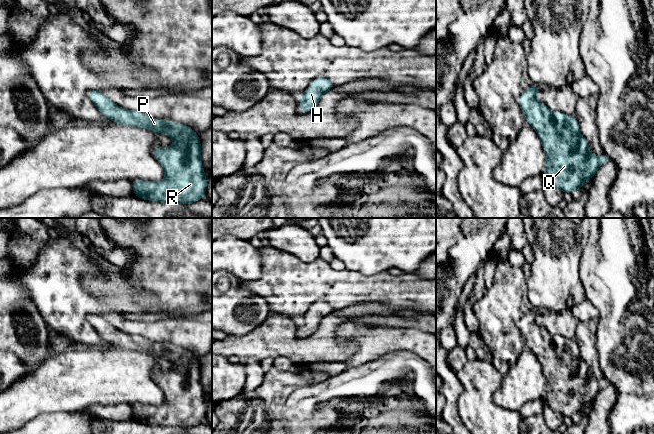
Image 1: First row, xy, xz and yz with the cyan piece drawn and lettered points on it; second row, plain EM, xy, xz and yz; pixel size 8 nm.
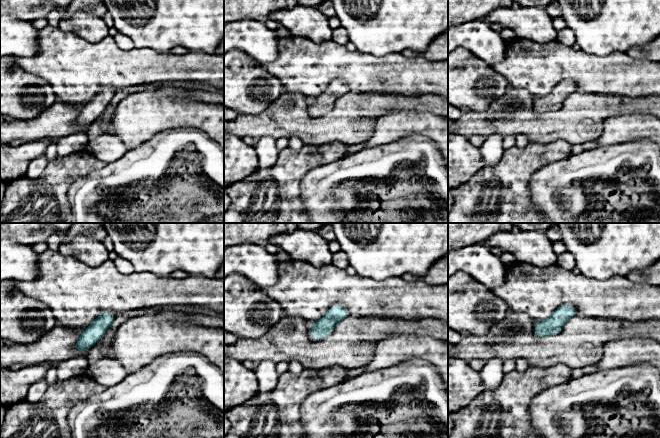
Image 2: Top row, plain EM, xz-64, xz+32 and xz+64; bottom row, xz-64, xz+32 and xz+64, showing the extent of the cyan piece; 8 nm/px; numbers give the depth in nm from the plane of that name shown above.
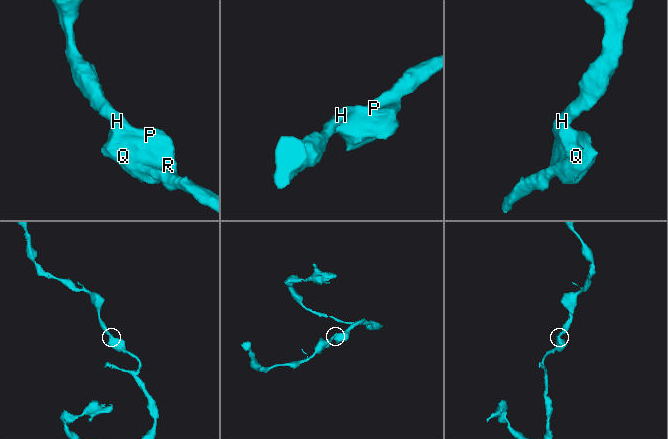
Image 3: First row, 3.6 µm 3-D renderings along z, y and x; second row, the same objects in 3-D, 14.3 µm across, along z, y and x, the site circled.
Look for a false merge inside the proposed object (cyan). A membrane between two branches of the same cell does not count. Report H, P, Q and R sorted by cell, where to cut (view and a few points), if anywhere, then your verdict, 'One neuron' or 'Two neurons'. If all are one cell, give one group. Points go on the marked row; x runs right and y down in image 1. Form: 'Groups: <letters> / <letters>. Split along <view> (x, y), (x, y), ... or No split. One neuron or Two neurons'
Groups: H P Q R. No split. One neuron

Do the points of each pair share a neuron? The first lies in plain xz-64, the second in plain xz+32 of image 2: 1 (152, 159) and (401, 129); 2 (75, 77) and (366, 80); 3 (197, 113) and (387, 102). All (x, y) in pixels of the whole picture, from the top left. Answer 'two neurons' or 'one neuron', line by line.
1: two neurons
2: one neuron
3: two neurons

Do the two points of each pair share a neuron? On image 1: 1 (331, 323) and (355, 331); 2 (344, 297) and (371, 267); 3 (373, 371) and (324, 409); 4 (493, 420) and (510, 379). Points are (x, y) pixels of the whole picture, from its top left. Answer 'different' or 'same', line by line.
1: different
2: different
3: same
4: different

